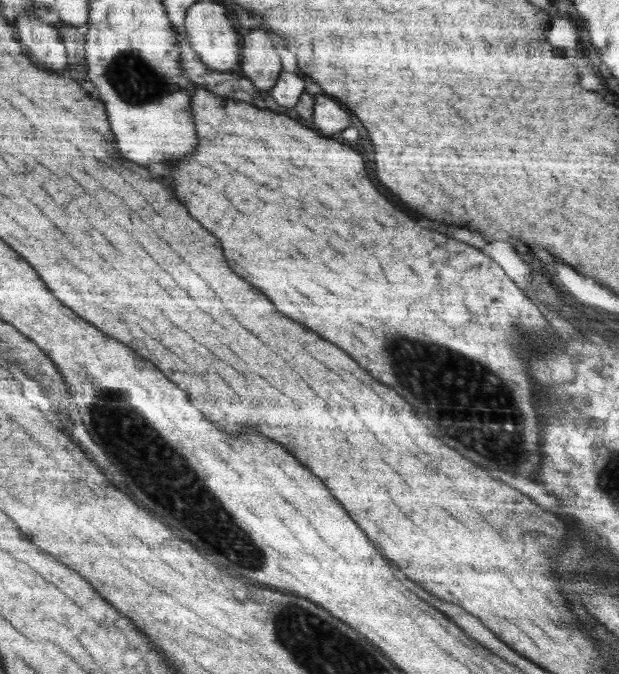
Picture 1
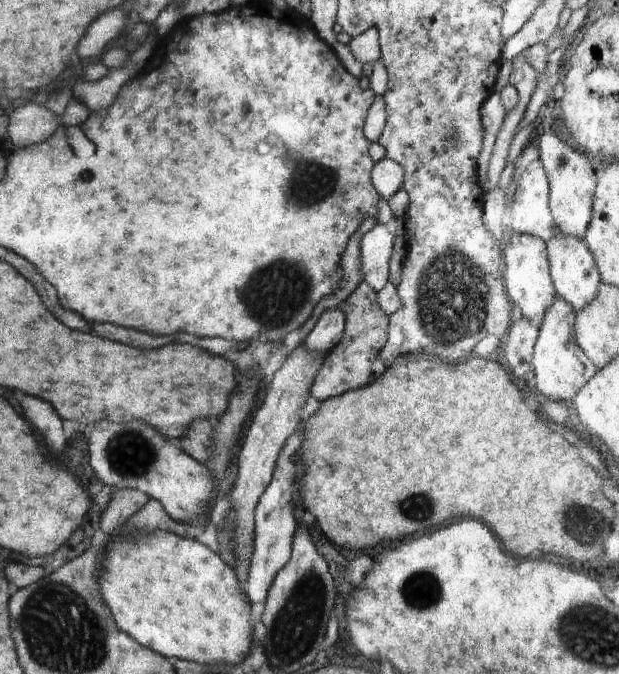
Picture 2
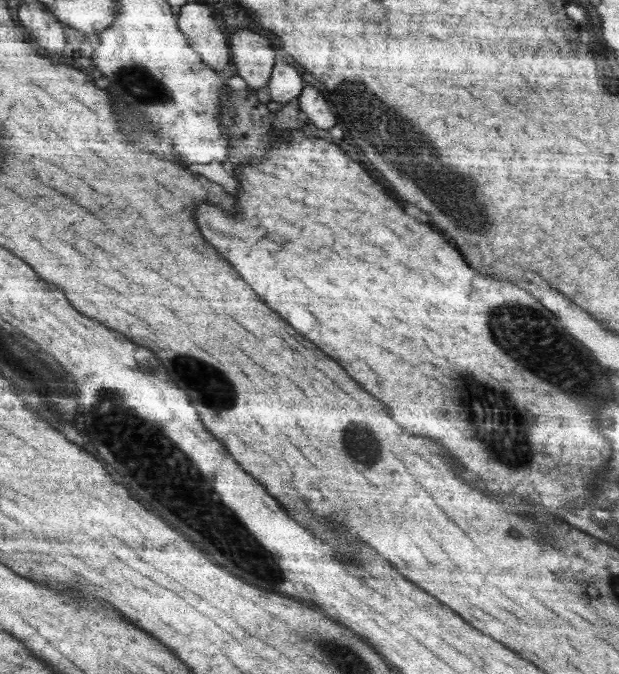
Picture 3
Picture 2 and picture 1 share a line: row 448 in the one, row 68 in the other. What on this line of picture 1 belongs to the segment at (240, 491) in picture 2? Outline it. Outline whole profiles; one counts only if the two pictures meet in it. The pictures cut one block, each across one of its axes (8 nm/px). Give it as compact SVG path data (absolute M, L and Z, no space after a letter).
M254 30L241 41L242 74L253 81L257 90L270 90L282 72L282 65L268 32Z

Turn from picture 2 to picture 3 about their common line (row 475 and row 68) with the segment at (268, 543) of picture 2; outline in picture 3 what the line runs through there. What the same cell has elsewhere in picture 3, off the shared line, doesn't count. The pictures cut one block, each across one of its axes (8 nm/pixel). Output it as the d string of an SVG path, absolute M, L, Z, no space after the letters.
M278 57L273 66L268 82L272 105L280 106L289 104L302 94L304 88L300 74L296 68Z

